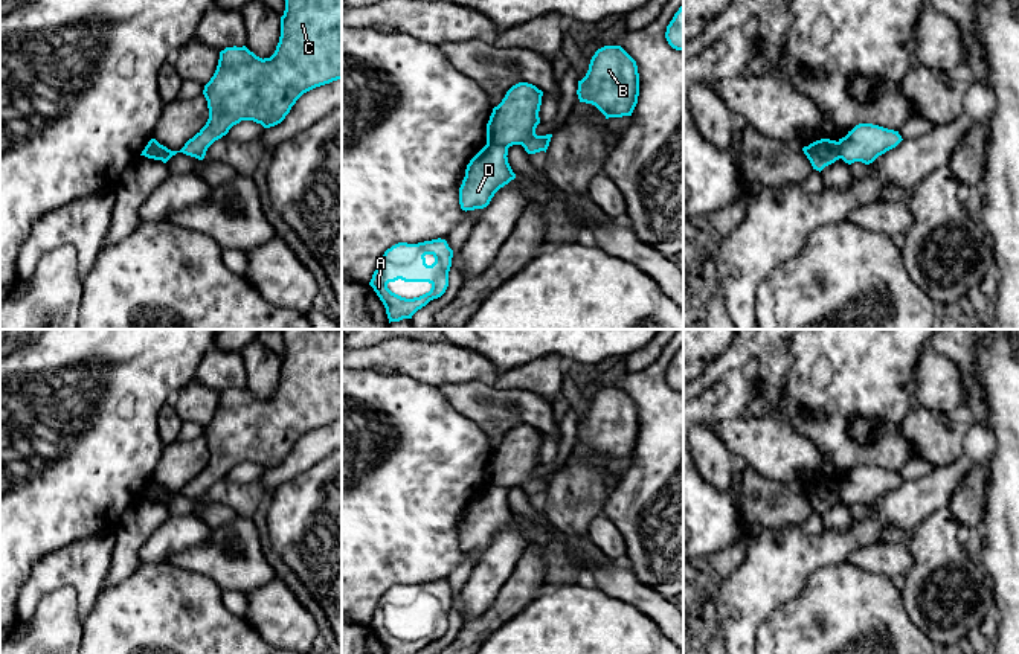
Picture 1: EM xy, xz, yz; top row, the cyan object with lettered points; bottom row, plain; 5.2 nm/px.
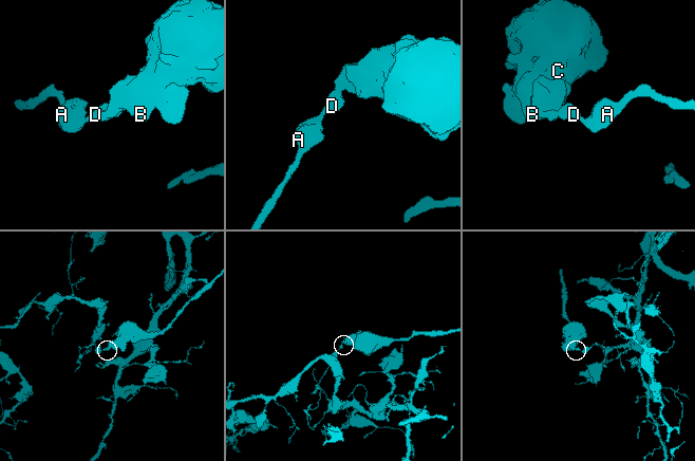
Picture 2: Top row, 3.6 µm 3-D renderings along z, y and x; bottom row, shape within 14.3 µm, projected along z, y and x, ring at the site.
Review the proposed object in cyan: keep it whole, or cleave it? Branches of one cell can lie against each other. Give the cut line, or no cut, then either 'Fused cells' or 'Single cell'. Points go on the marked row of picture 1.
Split along xz (487, 142), (507, 148). Fused cells

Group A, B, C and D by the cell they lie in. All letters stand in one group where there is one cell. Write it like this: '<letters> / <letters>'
A D / B C

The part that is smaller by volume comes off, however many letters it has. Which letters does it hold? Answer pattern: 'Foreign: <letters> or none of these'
Foreign: B, C

